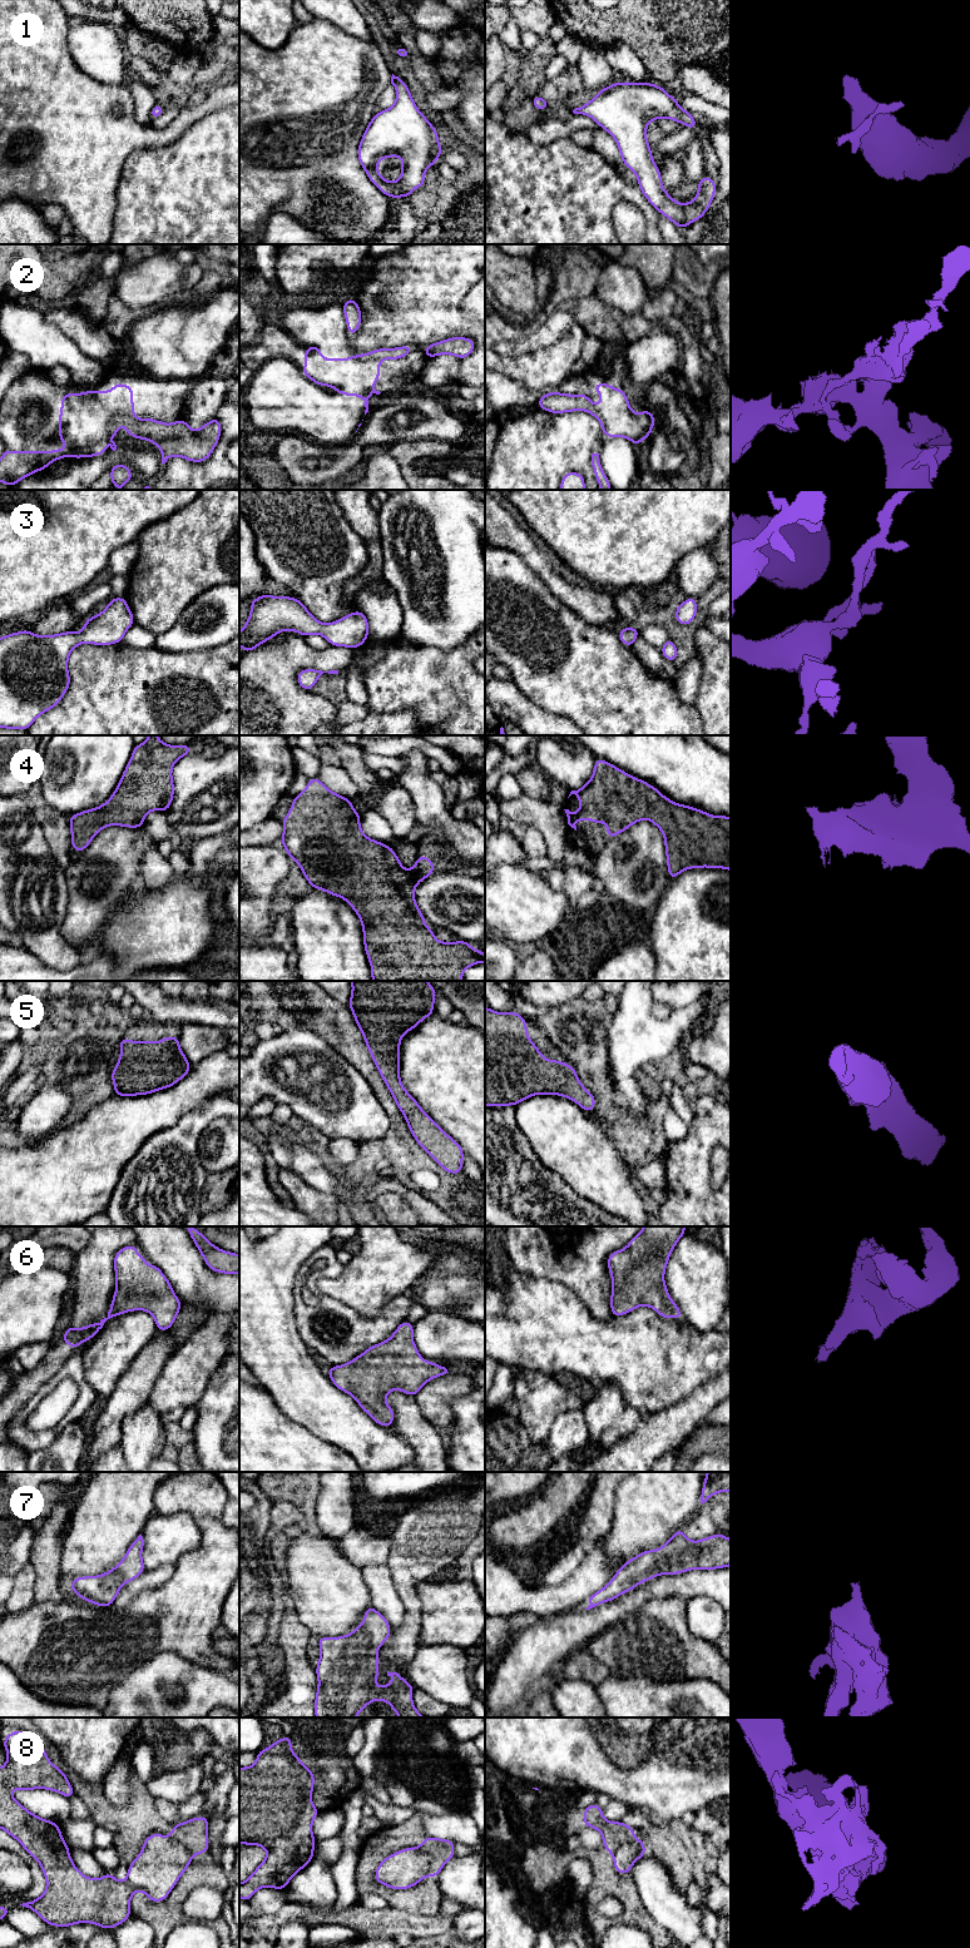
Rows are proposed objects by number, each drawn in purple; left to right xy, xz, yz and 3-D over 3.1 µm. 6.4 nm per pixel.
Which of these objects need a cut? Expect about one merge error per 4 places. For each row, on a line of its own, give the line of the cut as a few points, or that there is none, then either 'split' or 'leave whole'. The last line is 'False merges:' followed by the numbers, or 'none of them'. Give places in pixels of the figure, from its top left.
1: no cut; leave whole
2: cut in xz along (356, 353), (362, 358), (379, 360); split
3: no cut; leave whole
4: no cut; leave whole
5: no cut; leave whole
6: no cut; leave whole
7: no cut; leave whole
8: cut in yz along (643, 1847), (636, 1843), (623, 1843), (613, 1855); split
False merges: 2, 8

